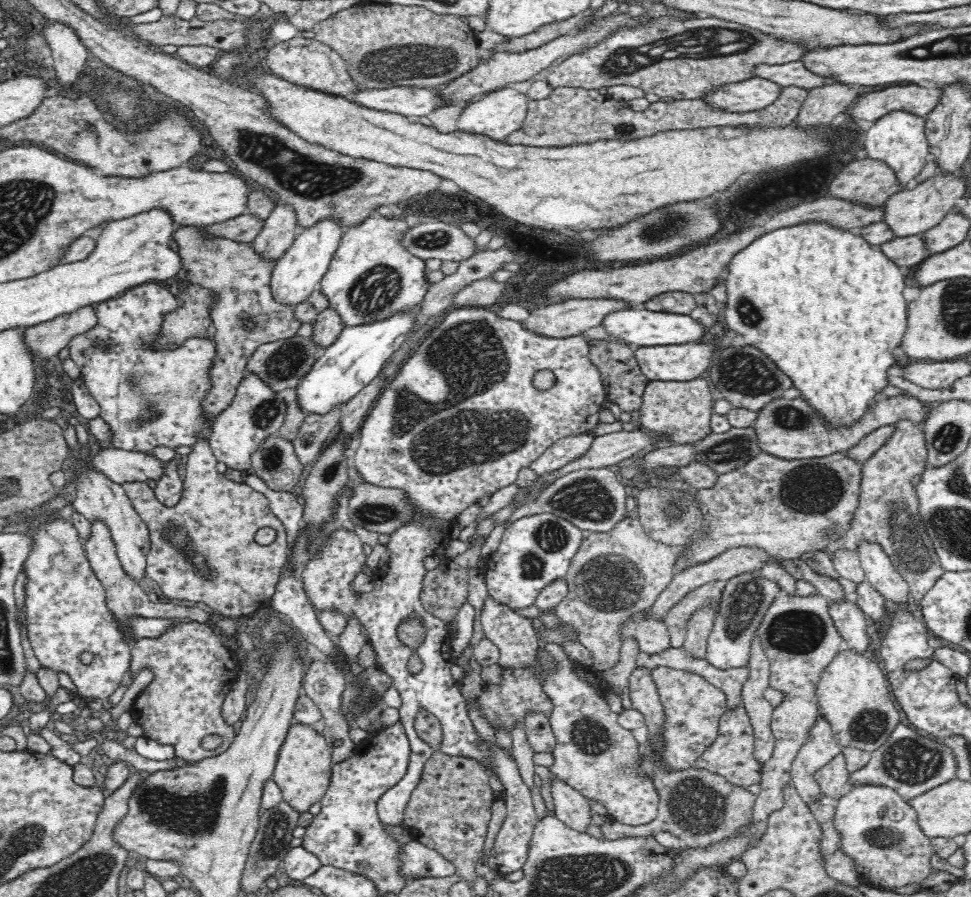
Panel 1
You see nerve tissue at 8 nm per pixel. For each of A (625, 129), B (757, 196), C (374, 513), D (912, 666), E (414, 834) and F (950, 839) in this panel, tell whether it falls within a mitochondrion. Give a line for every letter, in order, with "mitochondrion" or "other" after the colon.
A: mitochondrion
B: other
C: mitochondrion
D: other
E: other
F: other

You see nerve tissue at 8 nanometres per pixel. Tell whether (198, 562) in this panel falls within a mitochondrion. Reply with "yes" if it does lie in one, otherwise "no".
yes

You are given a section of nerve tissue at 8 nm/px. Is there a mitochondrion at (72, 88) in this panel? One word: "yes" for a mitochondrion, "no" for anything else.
no

